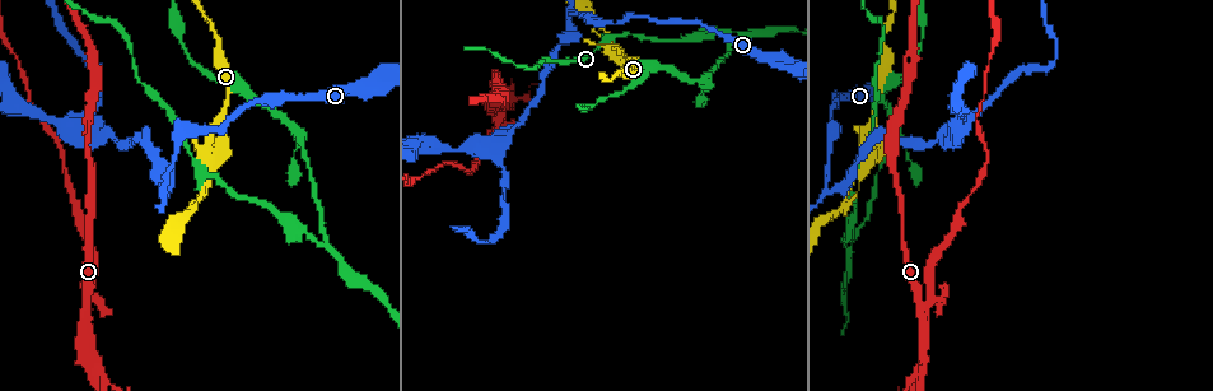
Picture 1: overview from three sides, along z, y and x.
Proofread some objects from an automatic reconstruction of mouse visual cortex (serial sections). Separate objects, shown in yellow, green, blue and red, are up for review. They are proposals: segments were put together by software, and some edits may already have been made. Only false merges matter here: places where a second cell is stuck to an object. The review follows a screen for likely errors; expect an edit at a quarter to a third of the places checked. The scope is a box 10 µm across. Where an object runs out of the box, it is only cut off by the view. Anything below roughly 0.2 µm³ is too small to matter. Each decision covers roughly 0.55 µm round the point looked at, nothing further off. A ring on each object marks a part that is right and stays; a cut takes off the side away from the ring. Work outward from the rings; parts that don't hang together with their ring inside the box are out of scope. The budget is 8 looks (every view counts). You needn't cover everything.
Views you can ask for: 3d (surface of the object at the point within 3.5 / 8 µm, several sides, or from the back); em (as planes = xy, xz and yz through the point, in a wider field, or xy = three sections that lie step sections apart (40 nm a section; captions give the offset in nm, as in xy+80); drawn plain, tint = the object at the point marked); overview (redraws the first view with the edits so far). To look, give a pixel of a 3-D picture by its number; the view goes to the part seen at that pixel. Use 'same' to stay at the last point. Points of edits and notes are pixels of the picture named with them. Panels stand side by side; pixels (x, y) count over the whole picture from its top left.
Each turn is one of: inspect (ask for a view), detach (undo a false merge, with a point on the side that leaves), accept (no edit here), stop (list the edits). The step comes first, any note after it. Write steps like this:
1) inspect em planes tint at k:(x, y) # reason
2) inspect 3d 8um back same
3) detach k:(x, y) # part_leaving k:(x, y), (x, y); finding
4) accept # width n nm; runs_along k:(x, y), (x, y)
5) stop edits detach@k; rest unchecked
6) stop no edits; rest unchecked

inspect 3d 3.5um at 1:(321, 243)

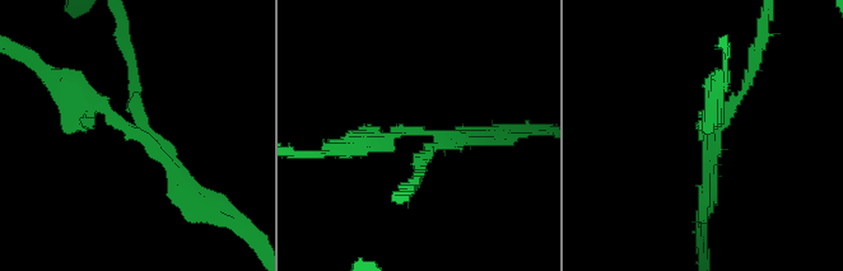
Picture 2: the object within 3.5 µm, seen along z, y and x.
inspect em xy step 3 tint at 2:(415, 132) # arms 3; arm_widths 150, 150, 250 nm

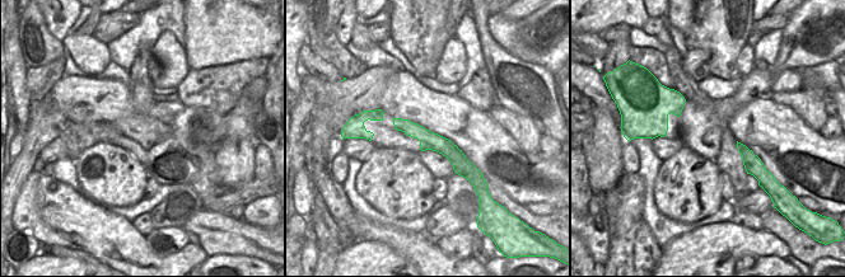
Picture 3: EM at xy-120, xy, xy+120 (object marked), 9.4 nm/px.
detach 2:(734, 102) # part_leaving 2:(148, 130), (121, 28); two cells meet here

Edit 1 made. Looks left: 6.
inspect 3d 8um at 1:(221, 136) # thick turns thin

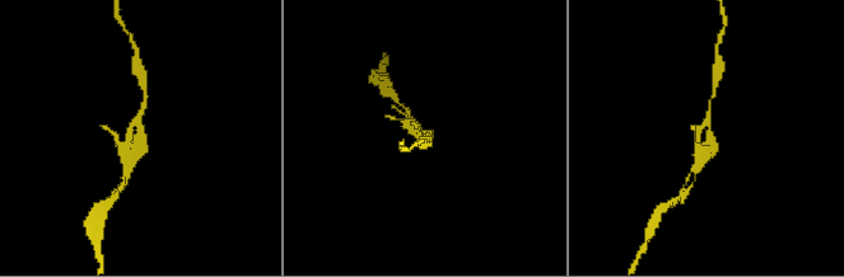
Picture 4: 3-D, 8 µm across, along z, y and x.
inspect 3d 3.5um same # zoom in

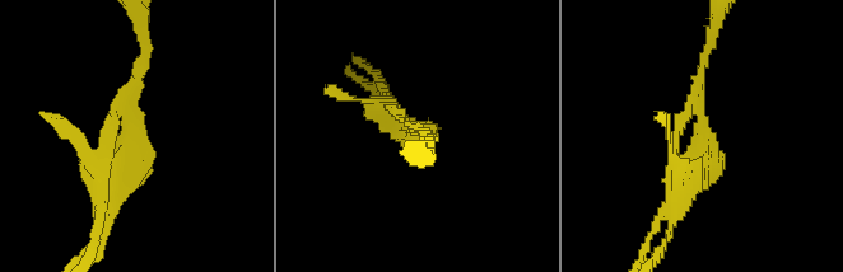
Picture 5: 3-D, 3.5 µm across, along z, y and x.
inspect em xy step 2 tint at 5:(129, 127)

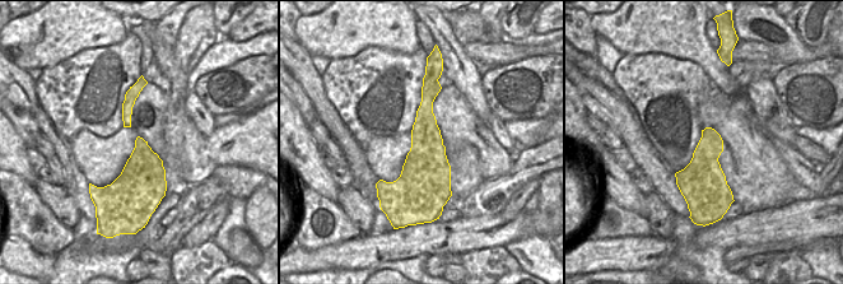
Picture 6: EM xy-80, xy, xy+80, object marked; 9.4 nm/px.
accept # runs_along 5:(143, 45), (130, 150), (103, 205); one cell here

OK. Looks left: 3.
inspect 3d 3.5um at 1:(94, 131) # branch point

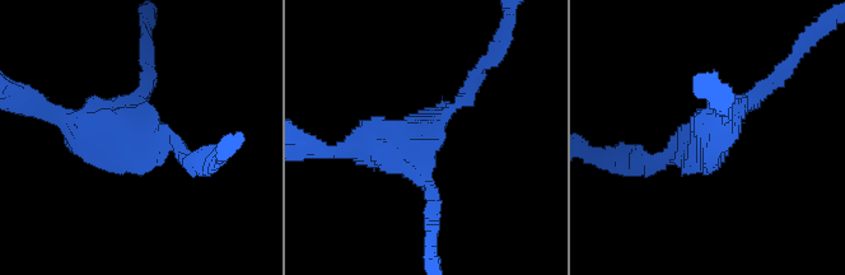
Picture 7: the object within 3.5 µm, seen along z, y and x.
inspect em planes tint at 7:(421, 140) # shape alone is not enough

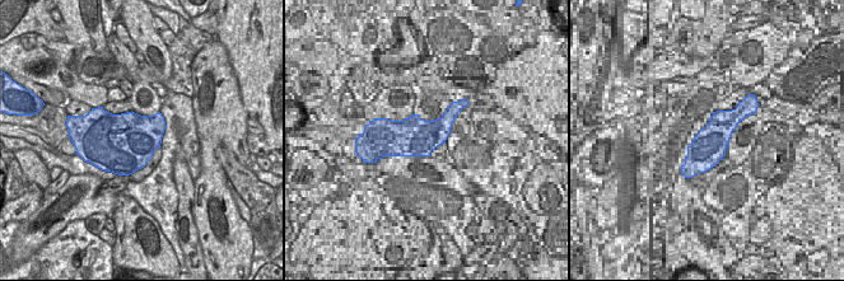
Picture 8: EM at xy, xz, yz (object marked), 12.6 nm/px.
accept # runs_along 7:(476, 85), (421, 140), (339, 150); continuous, no second cell

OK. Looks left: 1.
stop edits detach@2; rest unchecked

